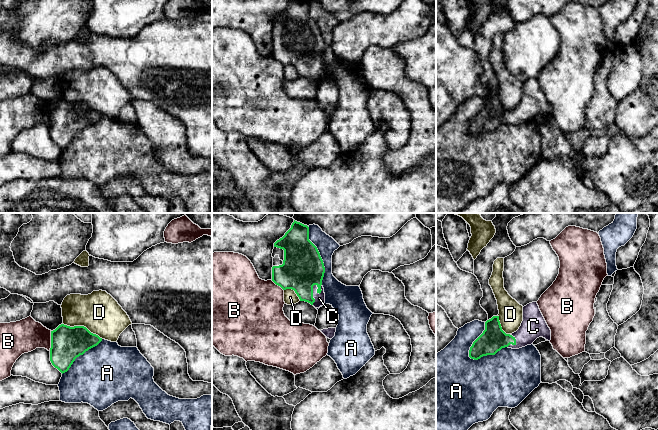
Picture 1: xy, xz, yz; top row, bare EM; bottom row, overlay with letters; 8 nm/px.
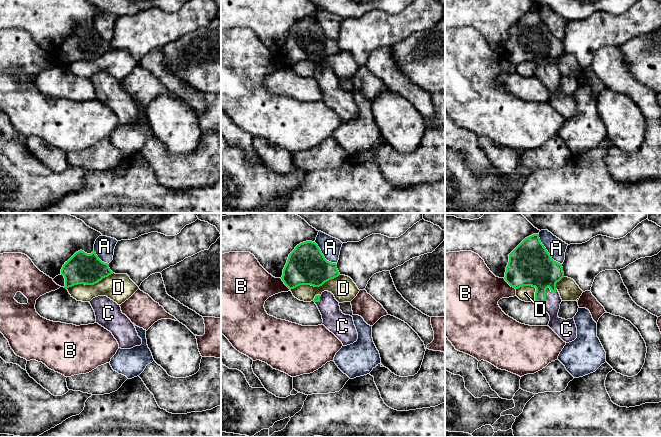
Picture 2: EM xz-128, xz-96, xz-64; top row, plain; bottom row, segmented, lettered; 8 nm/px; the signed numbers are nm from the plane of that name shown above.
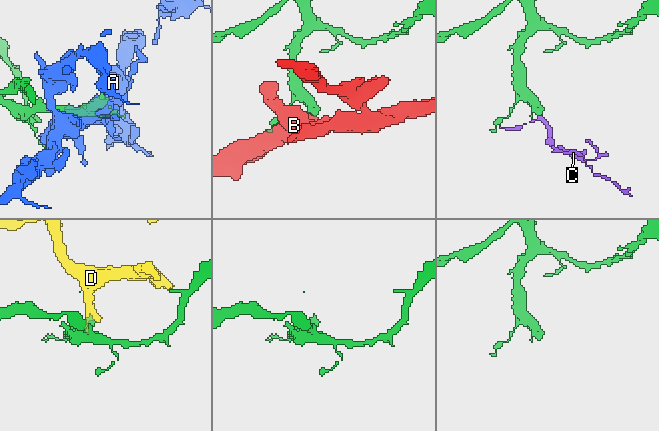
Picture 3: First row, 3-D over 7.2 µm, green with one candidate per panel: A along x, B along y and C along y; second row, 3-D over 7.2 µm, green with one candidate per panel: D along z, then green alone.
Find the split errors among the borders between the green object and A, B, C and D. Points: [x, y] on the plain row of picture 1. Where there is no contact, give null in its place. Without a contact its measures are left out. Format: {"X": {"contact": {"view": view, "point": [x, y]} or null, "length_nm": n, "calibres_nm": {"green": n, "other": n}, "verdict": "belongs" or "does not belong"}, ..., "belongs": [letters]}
{"A": {"contact": {"view": "yz", "point": [474, 117]}, "length_nm": 340, "calibres_nm": {"green": 200, "other": 280}, "verdict": "does not belong"}, "B": {"contact": {"view": "xy", "point": [51, 117]}, "length_nm": 160, "calibres_nm": {"green": 280, "other": 260}, "verdict": "does not belong"}, "C": {"contact": {"view": "xz", "point": [313, 61]}, "length_nm": 180, "calibres_nm": {"green": 320, "other": 80}, "verdict": "belongs"}, "D": {"contact": {"view": "xy", "point": [82, 102]}, "length_nm": 340, "calibres_nm": {"green": 280, "other": 320}, "verdict": "does not belong"}, "belongs": ["C"]}

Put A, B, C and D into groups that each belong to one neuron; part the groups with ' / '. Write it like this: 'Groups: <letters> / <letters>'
Groups: A / B / C / D

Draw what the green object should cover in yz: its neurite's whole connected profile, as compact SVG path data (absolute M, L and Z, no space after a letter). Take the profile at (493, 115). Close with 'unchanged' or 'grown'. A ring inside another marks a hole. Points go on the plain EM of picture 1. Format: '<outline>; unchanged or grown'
M537 78L523 83L523 97L519 105L506 110L501 103L499 92L493 92L485 98L485 106L473 118L469 126L469 133L478 136L483 132L495 131L502 124L519 125L543 113L551 116L551 106L548 103Z; grown

